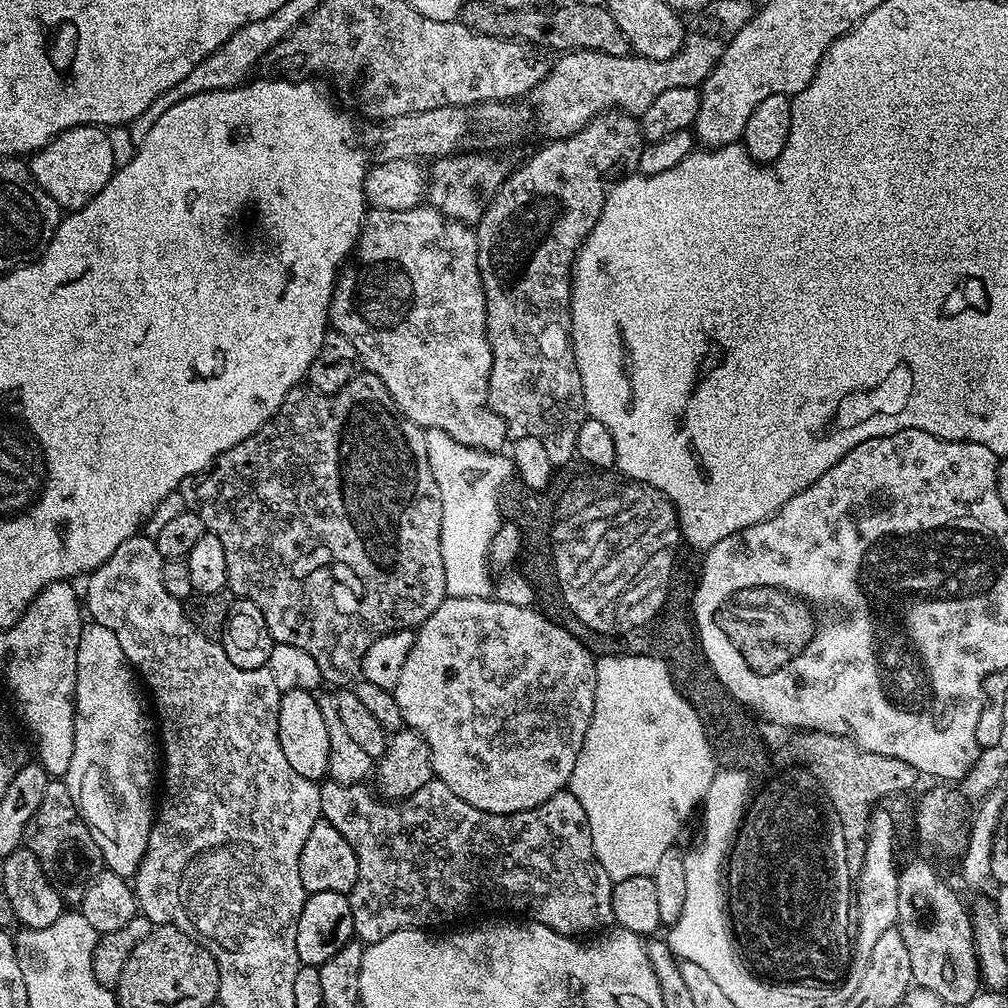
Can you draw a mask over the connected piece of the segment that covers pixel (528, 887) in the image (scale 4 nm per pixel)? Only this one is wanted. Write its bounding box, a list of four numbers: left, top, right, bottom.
[319,778,614,945]

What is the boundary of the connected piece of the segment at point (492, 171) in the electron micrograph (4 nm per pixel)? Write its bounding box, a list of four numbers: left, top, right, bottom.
[426,154,506,226]

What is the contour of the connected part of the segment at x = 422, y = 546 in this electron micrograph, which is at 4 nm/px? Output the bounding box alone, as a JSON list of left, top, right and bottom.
[178,370,448,685]

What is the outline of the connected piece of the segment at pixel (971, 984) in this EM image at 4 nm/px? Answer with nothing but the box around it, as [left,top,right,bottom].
[896,860,982,1006]

